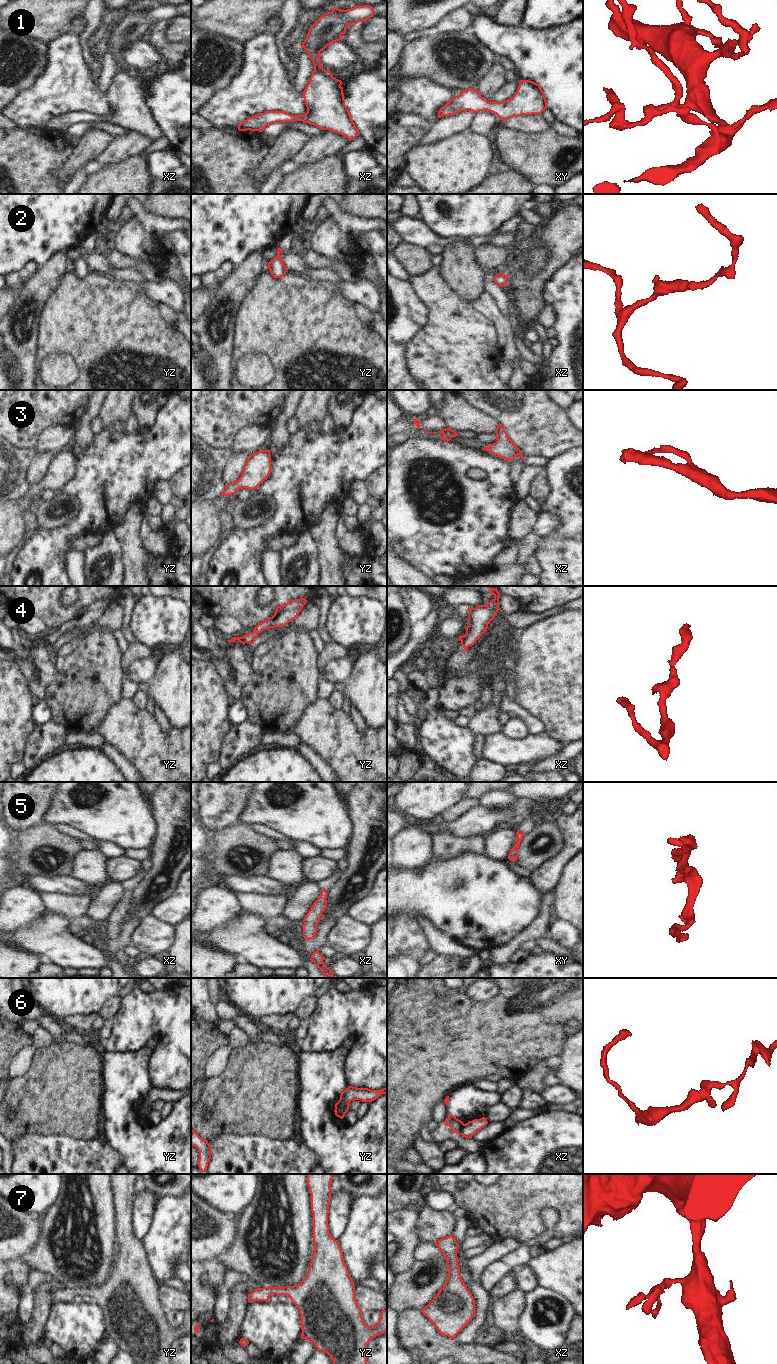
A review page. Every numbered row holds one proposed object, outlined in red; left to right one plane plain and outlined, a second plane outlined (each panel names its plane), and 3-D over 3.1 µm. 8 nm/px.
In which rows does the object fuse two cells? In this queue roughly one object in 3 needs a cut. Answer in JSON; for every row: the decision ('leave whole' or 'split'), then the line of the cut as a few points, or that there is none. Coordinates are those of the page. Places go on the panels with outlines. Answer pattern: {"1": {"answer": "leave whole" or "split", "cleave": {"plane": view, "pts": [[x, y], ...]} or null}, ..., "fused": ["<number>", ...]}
{"1": {"answer": "leave whole", "cleave": null}, "2": {"answer": "leave whole", "cleave": null}, "3": {"answer": "leave whole", "cleave": null}, "4": {"answer": "leave whole", "cleave": null}, "5": {"answer": "leave whole", "cleave": null}, "6": {"answer": "split", "cleave": {"plane": "yz", "pts": [[337, 1102], [341, 1108], [341, 1117]]}}, "7": {"answer": "leave whole", "cleave": null}, "fused": ["6"]}

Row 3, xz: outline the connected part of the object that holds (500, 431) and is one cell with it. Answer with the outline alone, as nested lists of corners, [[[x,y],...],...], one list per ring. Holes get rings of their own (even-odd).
[[[501,424],[497,425],[495,433],[497,435],[497,441],[493,444],[488,444],[489,446],[482,448],[482,450],[491,452],[508,462],[512,461],[518,455],[522,457],[522,460],[524,459],[521,450],[507,436],[507,432]]]

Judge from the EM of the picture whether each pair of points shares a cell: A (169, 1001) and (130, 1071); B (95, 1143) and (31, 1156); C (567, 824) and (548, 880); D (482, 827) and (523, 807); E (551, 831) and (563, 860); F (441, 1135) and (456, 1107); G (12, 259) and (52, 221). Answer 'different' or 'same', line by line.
A: different
B: same
C: same
D: same
E: different
F: different
G: same

